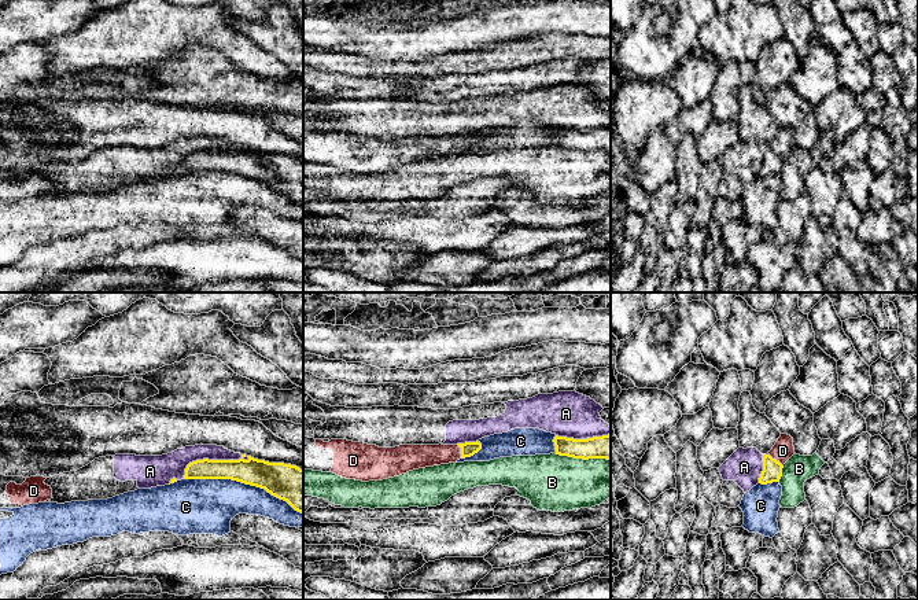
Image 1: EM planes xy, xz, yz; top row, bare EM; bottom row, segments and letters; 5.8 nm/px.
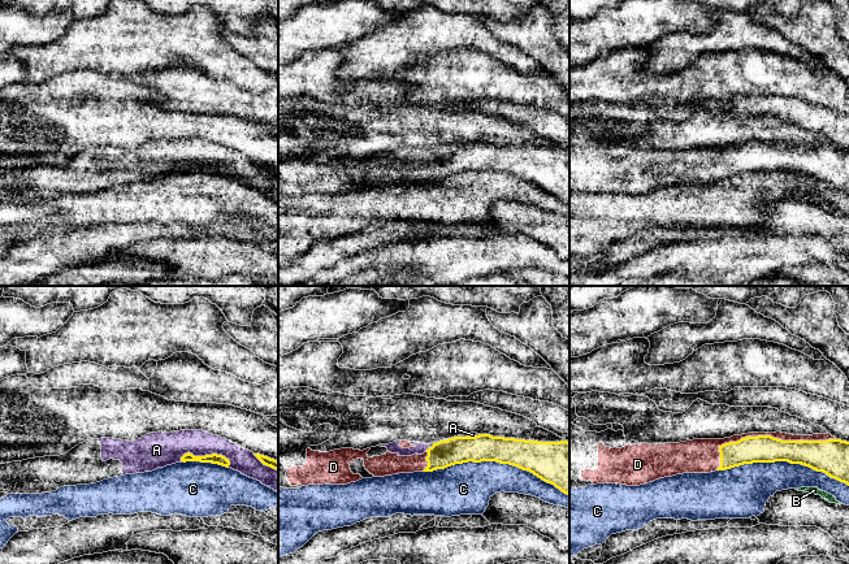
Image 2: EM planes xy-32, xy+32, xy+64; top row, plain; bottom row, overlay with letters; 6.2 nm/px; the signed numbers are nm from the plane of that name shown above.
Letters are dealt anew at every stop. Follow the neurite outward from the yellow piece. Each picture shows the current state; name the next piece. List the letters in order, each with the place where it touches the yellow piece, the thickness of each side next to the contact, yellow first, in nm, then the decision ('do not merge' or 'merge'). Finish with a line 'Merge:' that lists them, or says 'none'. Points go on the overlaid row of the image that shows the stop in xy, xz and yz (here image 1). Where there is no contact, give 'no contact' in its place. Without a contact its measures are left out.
A: meets yellow in xy at (212, 460); 160 nm thick on the yellow side, 150 nm on the other; do not merge
B: meets yellow in xz at (582, 457); 150 nm thick on the yellow side, 340 nm on the other; do not merge
C: meets yellow in xy at (243, 482); 200 nm thick on the yellow side, 320 nm on the other; do not merge
D: meets yellow in yz at (774, 459); 110 nm thick on the yellow side, 120 nm on the other; merge
Merge: D

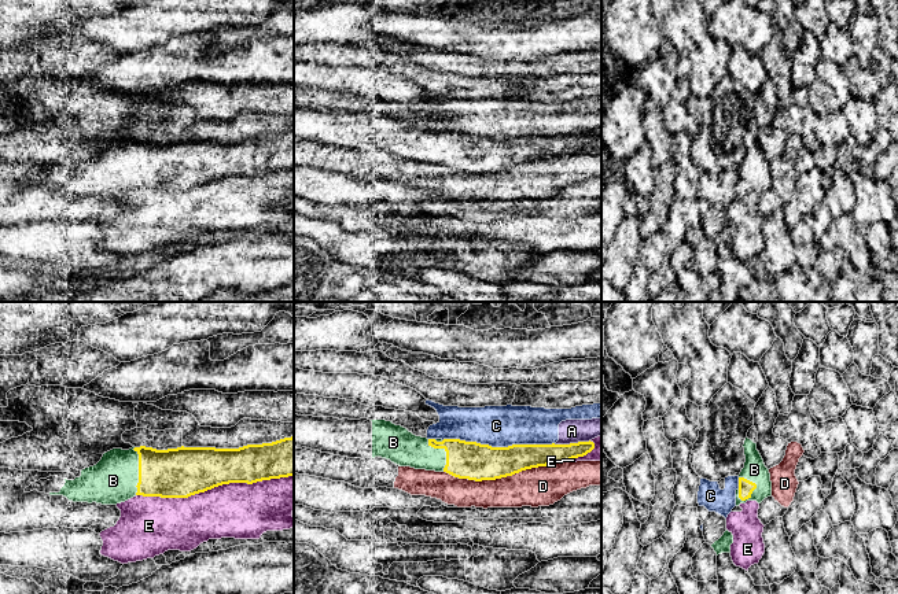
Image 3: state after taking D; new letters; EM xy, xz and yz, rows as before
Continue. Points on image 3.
A: meets yellow in xz at (571, 443); 140 nm thick on the yellow side, 140 nm on the other; do not merge
B: meets yellow in yz at (755, 484); 90 nm thick on the yellow side, 130 nm on the other; merge
C: meets yellow in xz at (499, 447); 220 nm thick on the yellow side, 240 nm on the other; do not merge
D: meets yellow in xz at (505, 476); 220 nm thick on the yellow side, 240 nm on the other; do not merge
E: meets yellow in xy at (214, 486); 300 nm thick on the yellow side, 320 nm on the other; do not merge
Merge: B

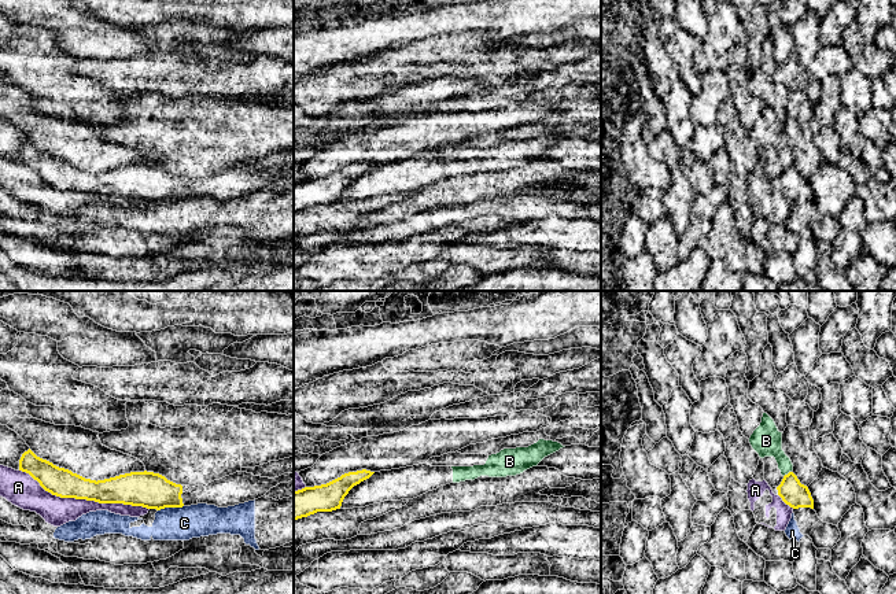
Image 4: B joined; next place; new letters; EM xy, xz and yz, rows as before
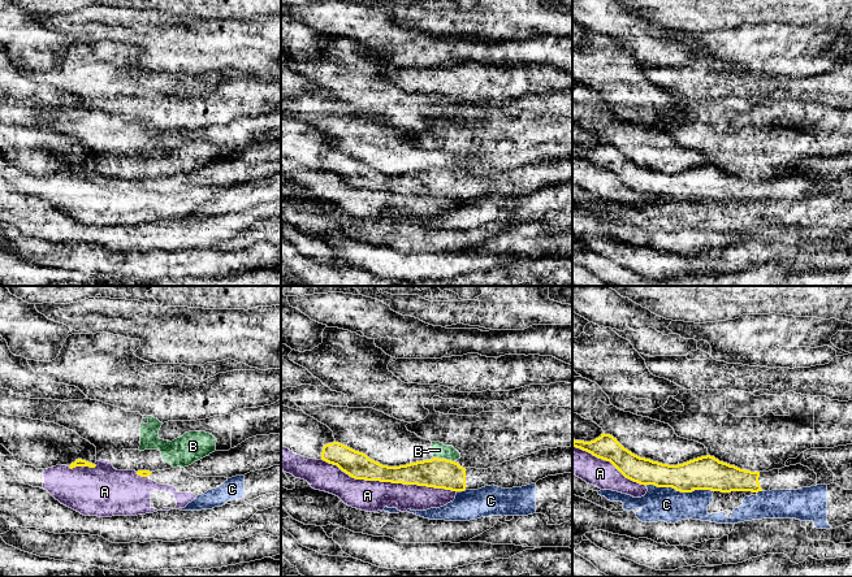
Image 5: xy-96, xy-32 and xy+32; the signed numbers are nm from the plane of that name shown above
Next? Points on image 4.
A: meets yellow in xy at (84, 498); 180 nm thick on the yellow side, 170 nm on the other; do not merge
B: meets yellow in yz at (788, 473); 150 nm thick on the yellow side, 180 nm on the other; do not merge
C: meets yellow in xy at (170, 506); 220 nm thick on the yellow side, 190 nm on the other; do not merge
Merge: none

